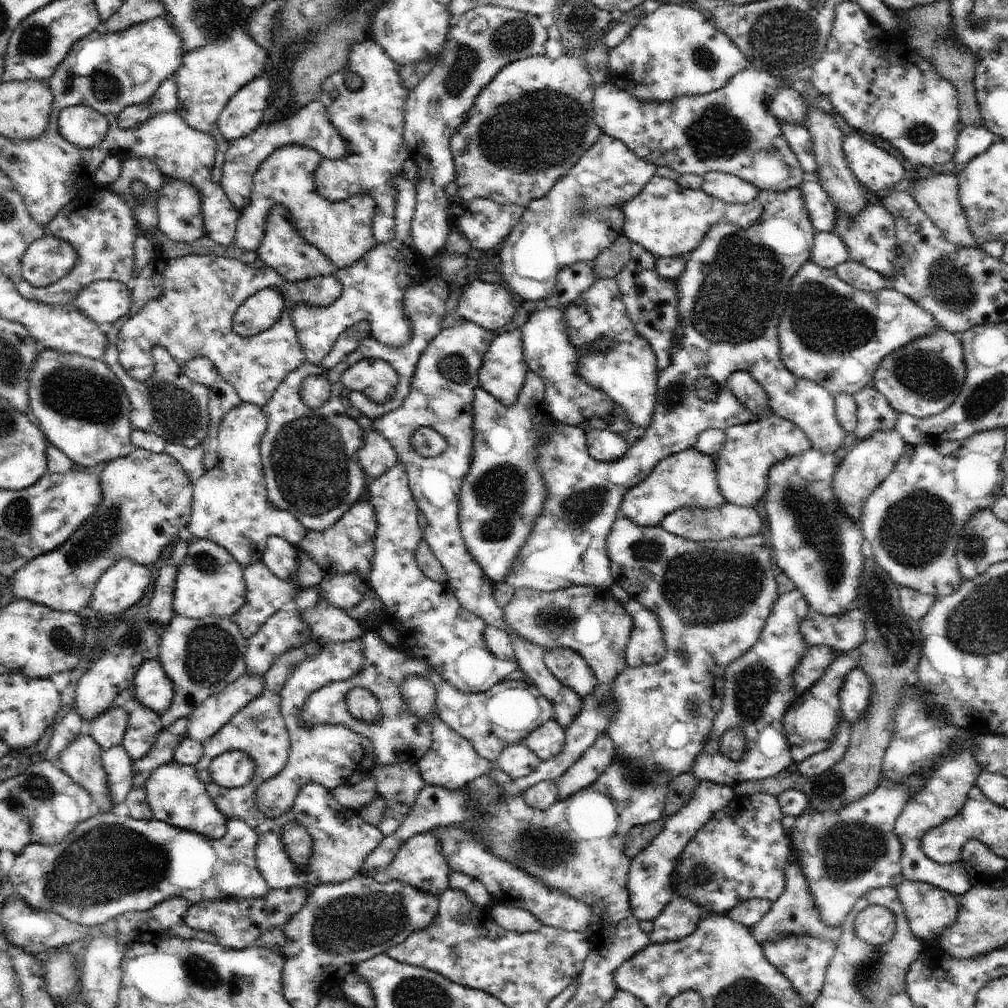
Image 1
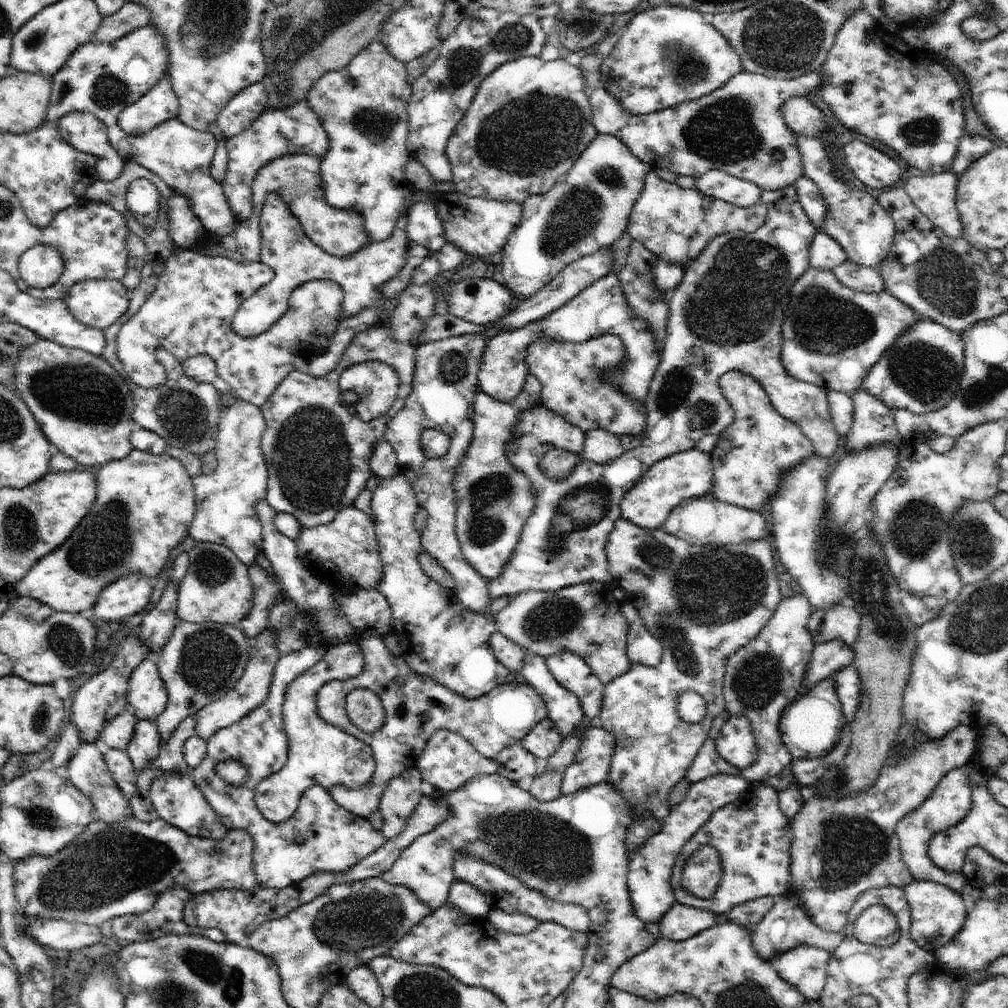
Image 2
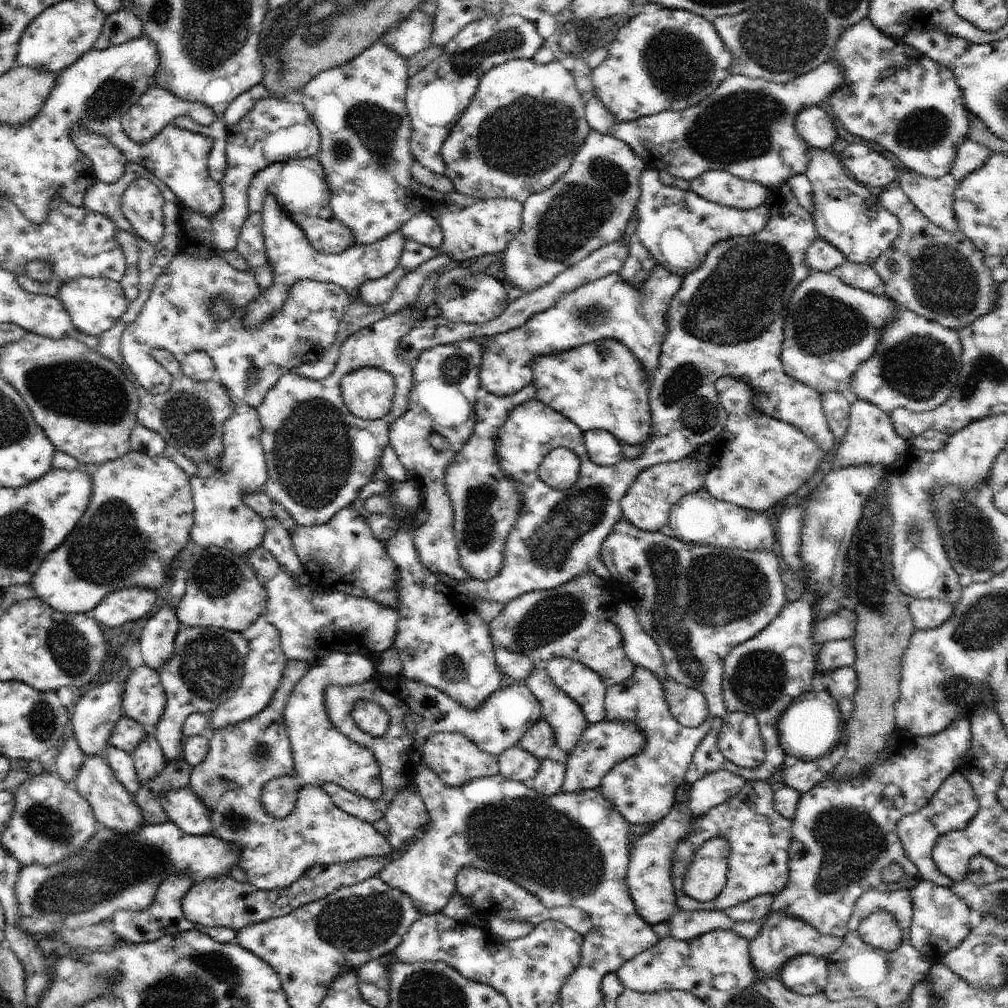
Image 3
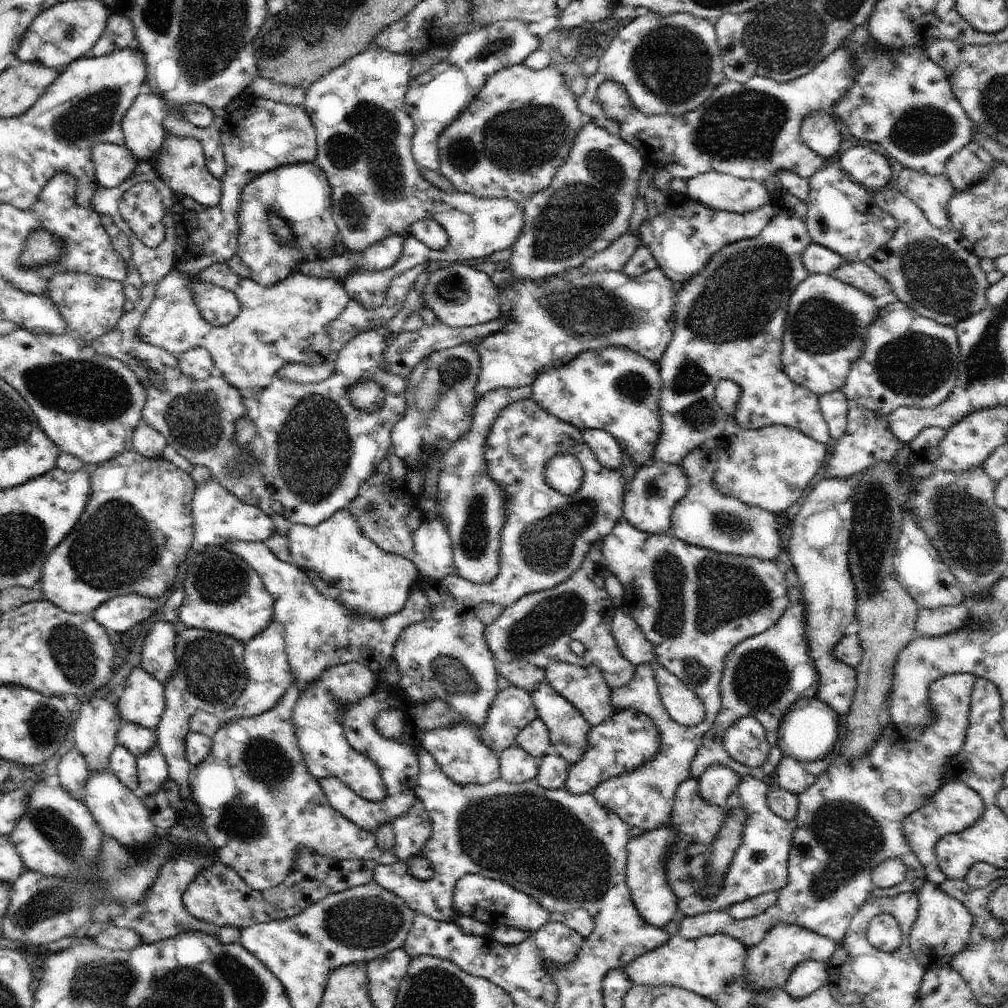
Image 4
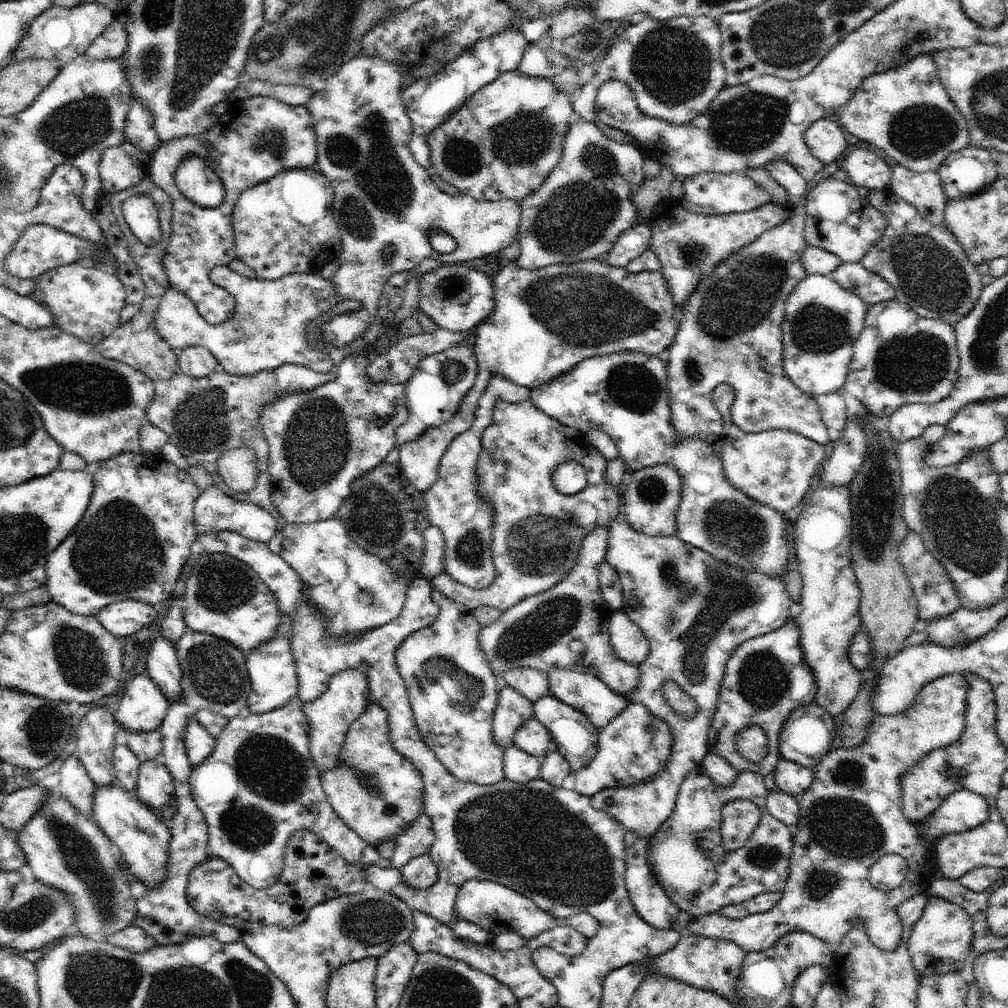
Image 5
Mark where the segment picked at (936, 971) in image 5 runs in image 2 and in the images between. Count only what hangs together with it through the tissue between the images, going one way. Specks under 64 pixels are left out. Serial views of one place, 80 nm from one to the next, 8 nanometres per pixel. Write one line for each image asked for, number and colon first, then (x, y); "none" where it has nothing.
2: (938, 913)
3: (940, 919)
4: (942, 929)

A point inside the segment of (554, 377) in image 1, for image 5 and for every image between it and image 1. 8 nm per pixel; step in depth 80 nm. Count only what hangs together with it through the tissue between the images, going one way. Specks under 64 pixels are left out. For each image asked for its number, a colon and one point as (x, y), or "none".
2: (573, 376)
3: (602, 385)
4: (615, 389)
5: (625, 395)

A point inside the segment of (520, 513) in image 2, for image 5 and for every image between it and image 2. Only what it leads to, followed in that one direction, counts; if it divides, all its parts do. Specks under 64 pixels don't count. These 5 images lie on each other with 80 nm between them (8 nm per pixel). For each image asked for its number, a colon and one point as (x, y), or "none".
3: (486, 503)
4: (471, 505)
5: (454, 506)

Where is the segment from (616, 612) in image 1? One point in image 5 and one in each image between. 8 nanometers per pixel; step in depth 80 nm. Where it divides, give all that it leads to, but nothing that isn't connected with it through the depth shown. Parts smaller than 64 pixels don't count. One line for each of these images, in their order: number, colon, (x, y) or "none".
2: (585, 619)
3: (576, 621)
4: (538, 628)
5: (542, 632)

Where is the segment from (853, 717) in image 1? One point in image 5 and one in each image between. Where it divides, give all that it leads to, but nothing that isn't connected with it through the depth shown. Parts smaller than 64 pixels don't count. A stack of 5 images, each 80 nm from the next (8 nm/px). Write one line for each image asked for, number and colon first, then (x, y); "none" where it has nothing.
2: (847, 681)
3: (841, 683)
4: (819, 548)
5: (831, 595)

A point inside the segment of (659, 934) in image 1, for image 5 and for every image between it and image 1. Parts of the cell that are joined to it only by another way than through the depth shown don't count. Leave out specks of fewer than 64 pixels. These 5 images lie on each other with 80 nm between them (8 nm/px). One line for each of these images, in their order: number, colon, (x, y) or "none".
2: (681, 922)
3: (844, 831)
4: (850, 820)
5: (851, 816)

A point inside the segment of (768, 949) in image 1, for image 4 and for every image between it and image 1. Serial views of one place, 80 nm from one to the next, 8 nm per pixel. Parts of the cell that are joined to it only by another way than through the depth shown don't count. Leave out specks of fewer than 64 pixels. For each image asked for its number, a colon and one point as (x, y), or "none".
2: (805, 968)
3: (805, 974)
4: (807, 977)

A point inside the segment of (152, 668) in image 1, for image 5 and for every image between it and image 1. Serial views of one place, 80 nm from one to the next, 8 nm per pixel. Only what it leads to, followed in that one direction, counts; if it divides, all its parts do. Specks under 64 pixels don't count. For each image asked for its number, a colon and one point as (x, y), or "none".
2: (147, 693)
3: (143, 700)
4: (142, 701)
5: (143, 707)

